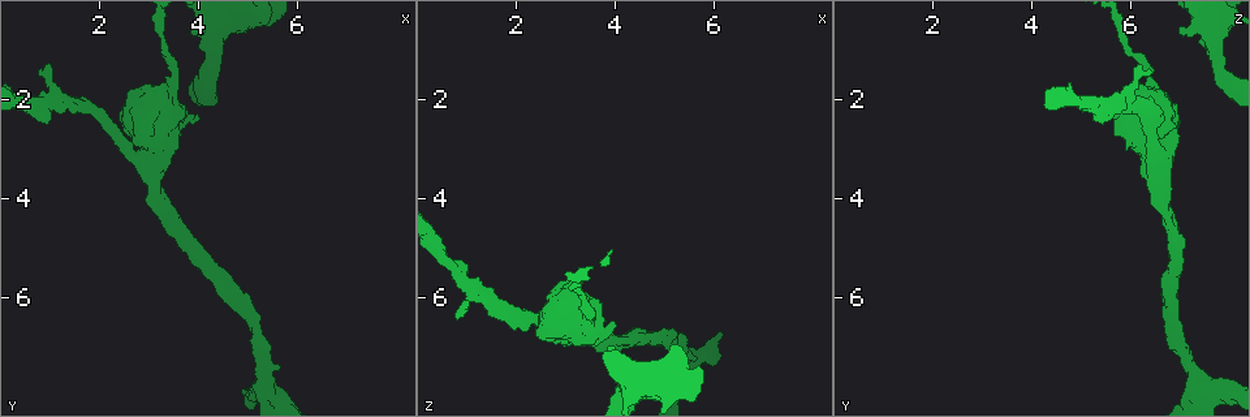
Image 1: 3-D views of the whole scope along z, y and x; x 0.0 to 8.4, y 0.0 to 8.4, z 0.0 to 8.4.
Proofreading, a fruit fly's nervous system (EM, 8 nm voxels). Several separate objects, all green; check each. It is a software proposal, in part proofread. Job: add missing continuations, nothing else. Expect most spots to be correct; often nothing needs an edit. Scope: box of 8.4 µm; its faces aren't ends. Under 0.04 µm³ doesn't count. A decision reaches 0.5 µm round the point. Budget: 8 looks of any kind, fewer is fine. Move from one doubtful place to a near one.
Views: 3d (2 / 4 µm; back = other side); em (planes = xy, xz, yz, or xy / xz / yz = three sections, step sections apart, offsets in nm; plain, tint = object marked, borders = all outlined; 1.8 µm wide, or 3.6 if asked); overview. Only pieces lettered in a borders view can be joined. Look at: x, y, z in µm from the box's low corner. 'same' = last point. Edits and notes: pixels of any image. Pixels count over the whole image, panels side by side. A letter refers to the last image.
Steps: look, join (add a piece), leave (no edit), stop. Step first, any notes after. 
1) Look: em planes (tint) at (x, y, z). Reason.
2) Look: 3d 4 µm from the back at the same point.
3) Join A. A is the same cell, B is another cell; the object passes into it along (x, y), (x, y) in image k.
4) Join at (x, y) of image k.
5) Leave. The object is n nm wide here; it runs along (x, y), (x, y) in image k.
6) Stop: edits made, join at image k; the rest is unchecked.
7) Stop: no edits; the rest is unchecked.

Look: em planes (tint) at (0.85, 1.45, 6.45). Thin end.

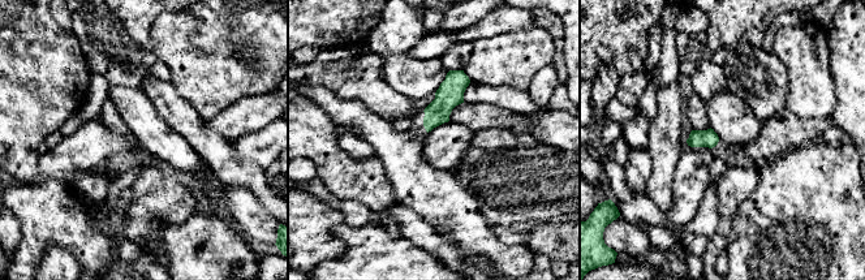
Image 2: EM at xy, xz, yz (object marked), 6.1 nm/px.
Look: em planes (borders) at the same point. See the neighbours.

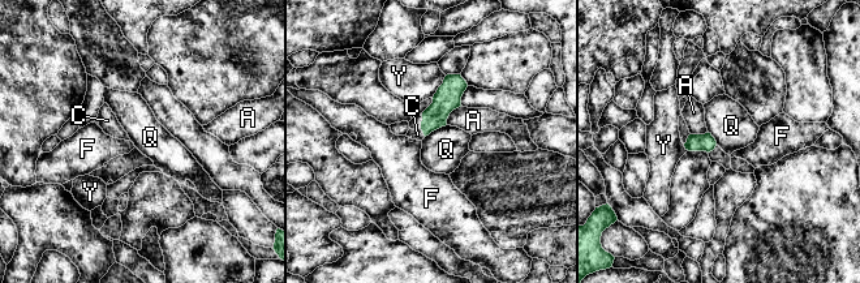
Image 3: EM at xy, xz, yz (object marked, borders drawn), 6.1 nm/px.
Join C. C is the same cell, A, F, Q and Y are other cells; the object passes into it along (446, 99), (422, 132), (417, 134) in image 3; the cell continues.

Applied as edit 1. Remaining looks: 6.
Look: overview. Redraw.

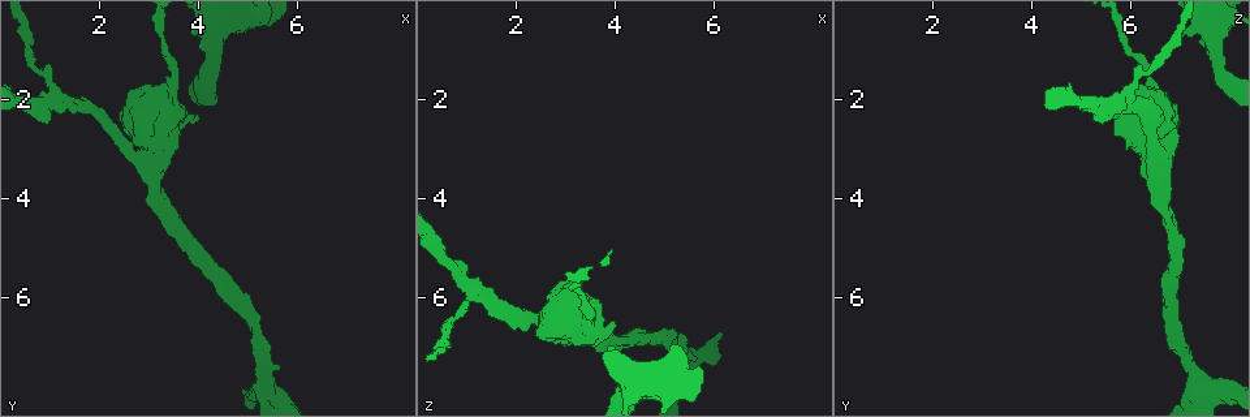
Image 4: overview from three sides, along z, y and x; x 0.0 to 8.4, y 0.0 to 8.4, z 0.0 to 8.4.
Look: em planes (borders) at (3.90, 0.60, 7.00). Free end.

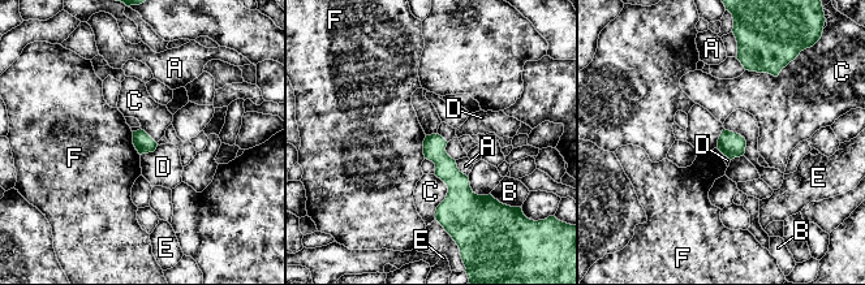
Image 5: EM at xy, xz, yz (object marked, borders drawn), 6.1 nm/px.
Leave. A, B, C, D, E and F are other cells; a border runs along (132, 132), (132, 143), (140, 155) in image 5; none of them fits.

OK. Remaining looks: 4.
Look: em 3.6 µm xz step 4 (tint) at (2.65, 2.60, 6.50). Calibre changes.

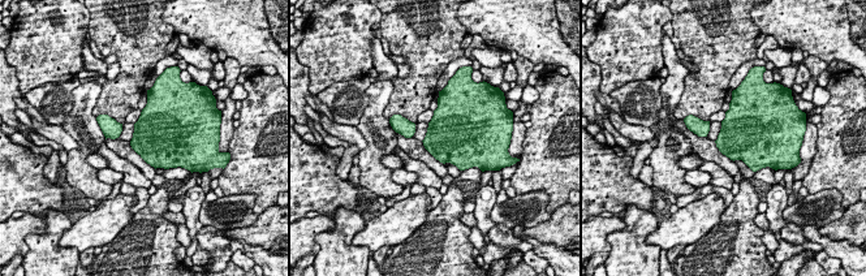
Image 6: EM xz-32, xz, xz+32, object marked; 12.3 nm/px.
Look: em 3.6 µm xy step 4 (tint) at the same point.

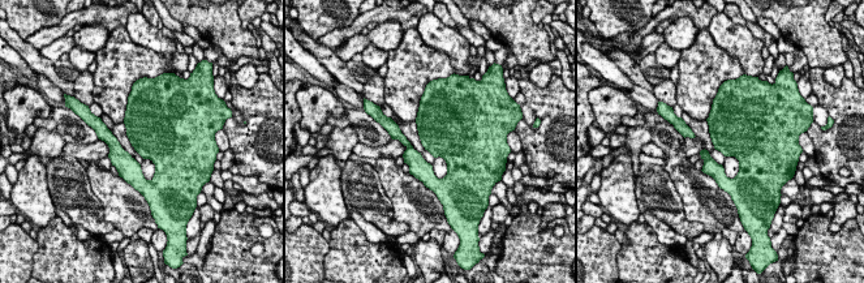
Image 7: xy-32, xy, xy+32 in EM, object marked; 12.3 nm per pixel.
Look: em 3.6 µm xy step 4 (borders) at the same point.

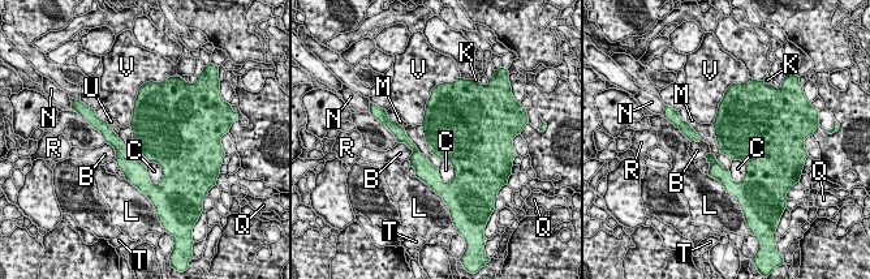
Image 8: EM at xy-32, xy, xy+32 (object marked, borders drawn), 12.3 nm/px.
Leave. B, C, K, L, M, N, Q, R, T, U and V are other cells; a border runs along (397, 121), (416, 147), (426, 157) in image 8; none of them fits.

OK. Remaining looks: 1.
Stop: edits made, join at image 3; the rest is unchecked.

